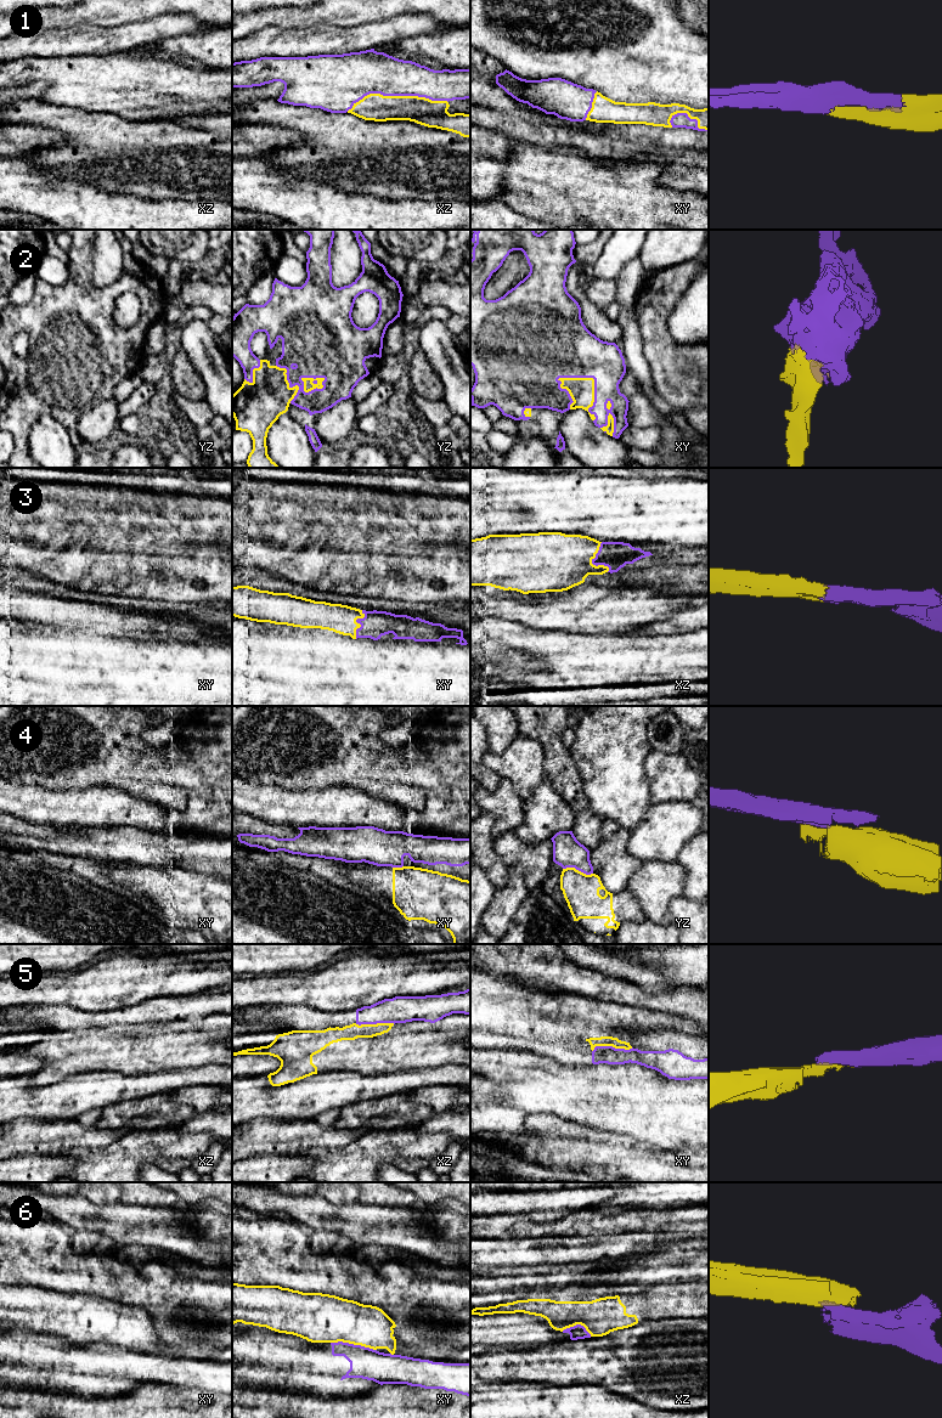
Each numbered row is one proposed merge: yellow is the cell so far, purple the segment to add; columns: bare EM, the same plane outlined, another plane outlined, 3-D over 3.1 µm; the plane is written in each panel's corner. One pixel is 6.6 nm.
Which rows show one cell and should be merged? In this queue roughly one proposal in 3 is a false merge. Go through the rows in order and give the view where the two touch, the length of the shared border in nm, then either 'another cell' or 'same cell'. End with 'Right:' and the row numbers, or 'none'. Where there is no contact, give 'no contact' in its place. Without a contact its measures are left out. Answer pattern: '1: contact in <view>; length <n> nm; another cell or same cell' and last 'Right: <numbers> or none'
1: contact in xz; length 700 nm; same cell
2: contact in xy; length 380 nm; same cell
3: contact in xz; length 200 nm; same cell
4: contact in yz; length 200 nm; another cell
5: contact in xy; length 280 nm; another cell
6: contact in xy; length 300 nm; another cell
Right: 1, 2, 3

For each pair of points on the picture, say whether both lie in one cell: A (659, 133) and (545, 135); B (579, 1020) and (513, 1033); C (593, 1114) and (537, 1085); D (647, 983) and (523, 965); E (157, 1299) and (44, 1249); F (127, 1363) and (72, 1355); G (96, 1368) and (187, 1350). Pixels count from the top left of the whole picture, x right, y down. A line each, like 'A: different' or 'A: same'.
A: same
B: same
C: same
D: different
E: same
F: same
G: different

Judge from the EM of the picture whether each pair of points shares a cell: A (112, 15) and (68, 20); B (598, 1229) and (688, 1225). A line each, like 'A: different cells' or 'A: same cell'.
A: same cell
B: same cell

